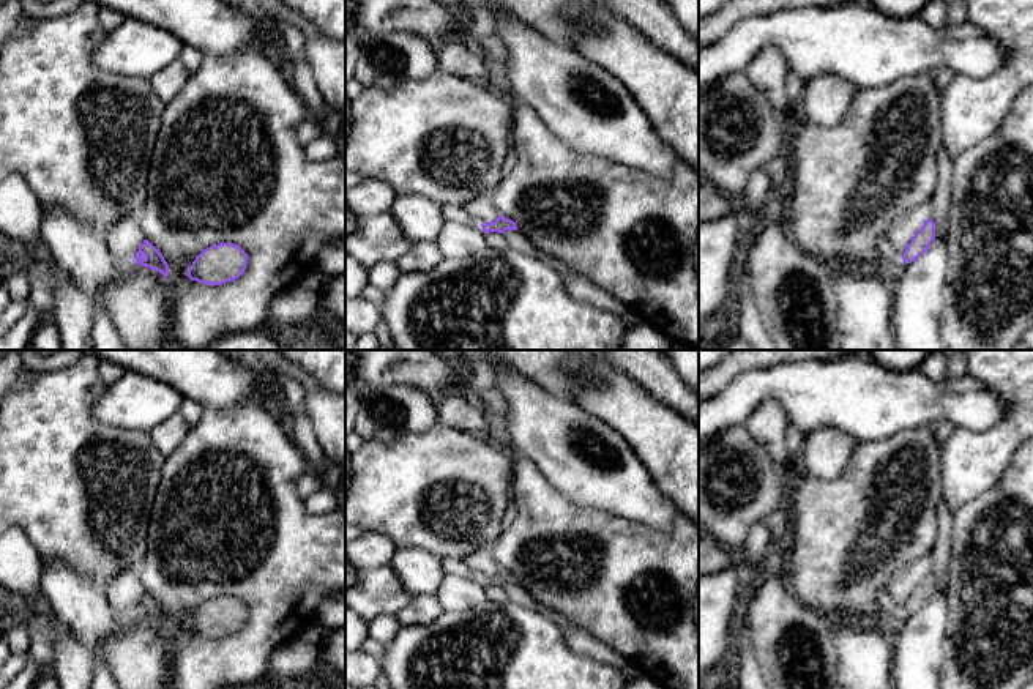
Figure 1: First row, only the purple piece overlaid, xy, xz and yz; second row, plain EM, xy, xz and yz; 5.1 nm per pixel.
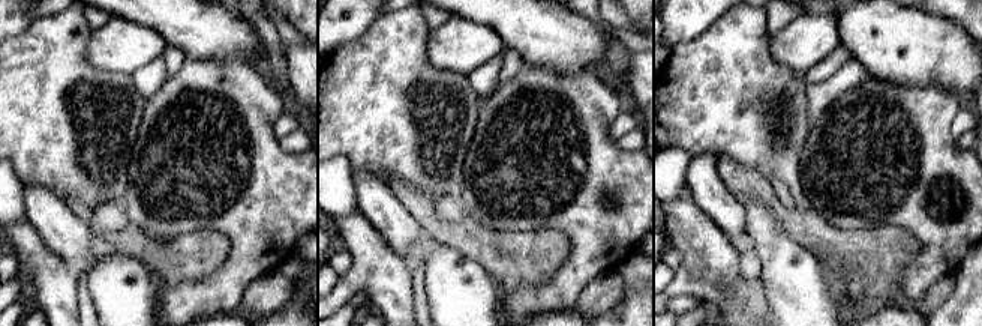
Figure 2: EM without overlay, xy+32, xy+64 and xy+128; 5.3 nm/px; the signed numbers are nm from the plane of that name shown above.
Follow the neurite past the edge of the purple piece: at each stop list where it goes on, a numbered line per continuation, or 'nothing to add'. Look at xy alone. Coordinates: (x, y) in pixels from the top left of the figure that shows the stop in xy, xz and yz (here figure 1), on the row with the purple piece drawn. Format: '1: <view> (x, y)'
nothing to add

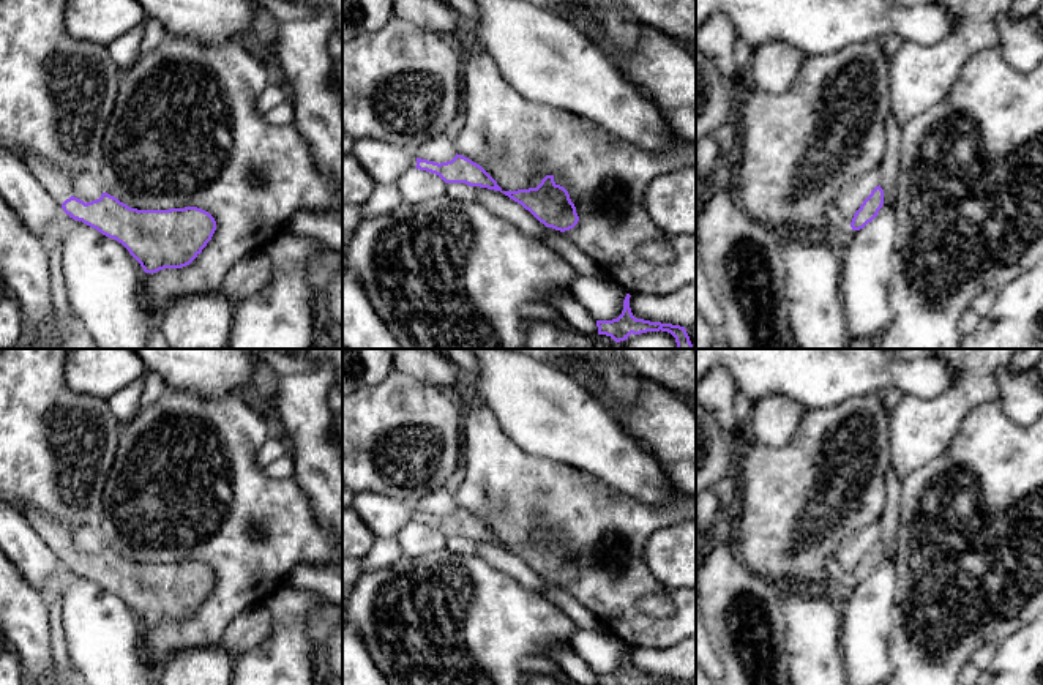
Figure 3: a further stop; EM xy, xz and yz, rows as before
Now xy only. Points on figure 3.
1: xy (59, 183)

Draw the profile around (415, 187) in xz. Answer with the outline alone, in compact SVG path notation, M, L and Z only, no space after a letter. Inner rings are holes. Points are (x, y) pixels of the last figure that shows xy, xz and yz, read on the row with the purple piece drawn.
M417 167L407 169L398 180L398 188L404 204L431 202L445 196L447 183L436 174L420 170Z

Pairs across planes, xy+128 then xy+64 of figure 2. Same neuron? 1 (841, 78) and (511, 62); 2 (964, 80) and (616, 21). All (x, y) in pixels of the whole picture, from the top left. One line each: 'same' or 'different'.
1: same
2: different

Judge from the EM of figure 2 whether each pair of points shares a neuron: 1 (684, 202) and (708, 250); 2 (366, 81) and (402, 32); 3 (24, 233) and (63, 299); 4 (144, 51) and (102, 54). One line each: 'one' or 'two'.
1: one
2: one
3: one
4: one

